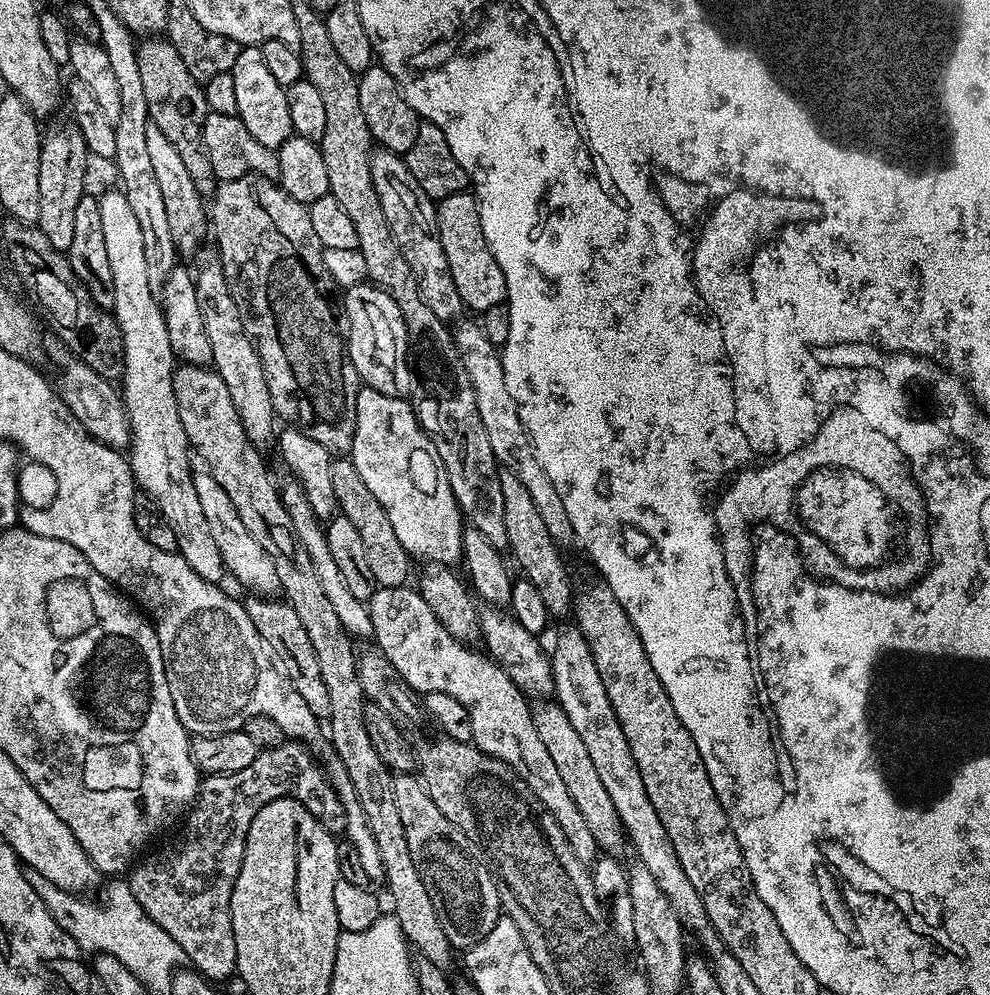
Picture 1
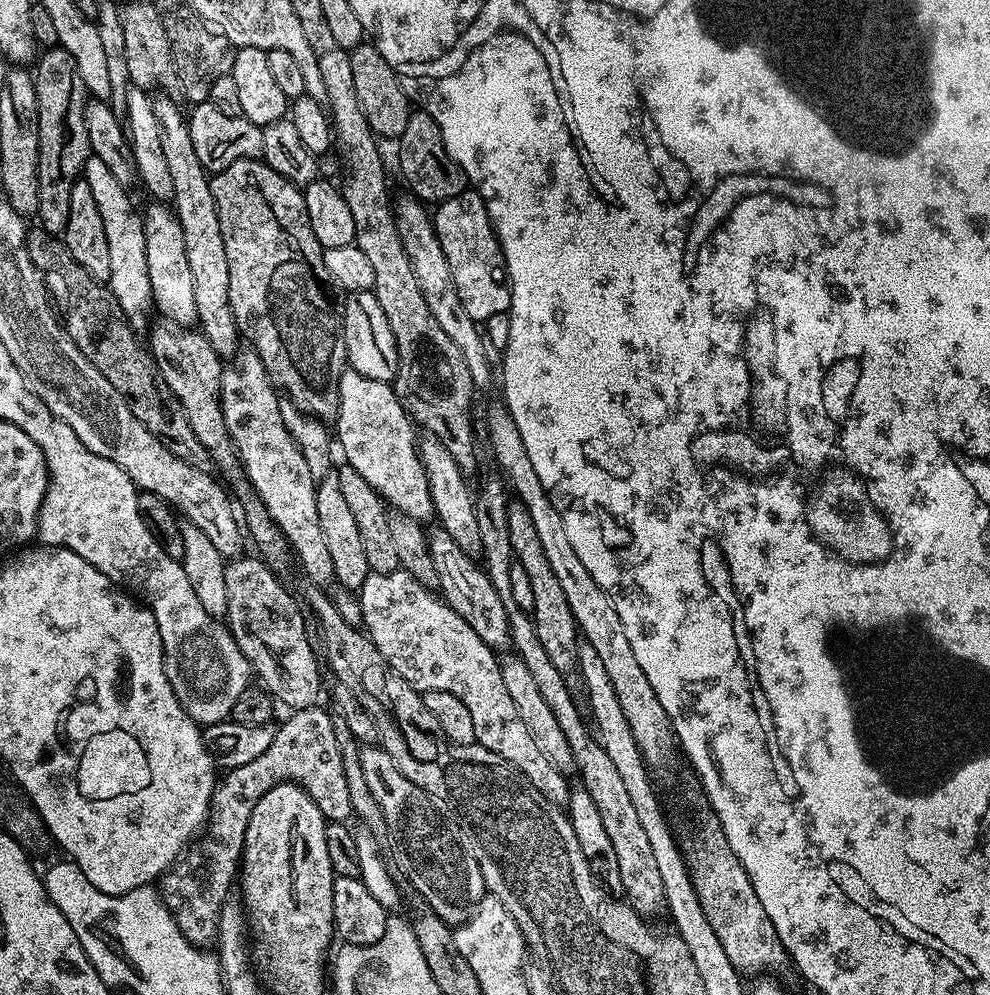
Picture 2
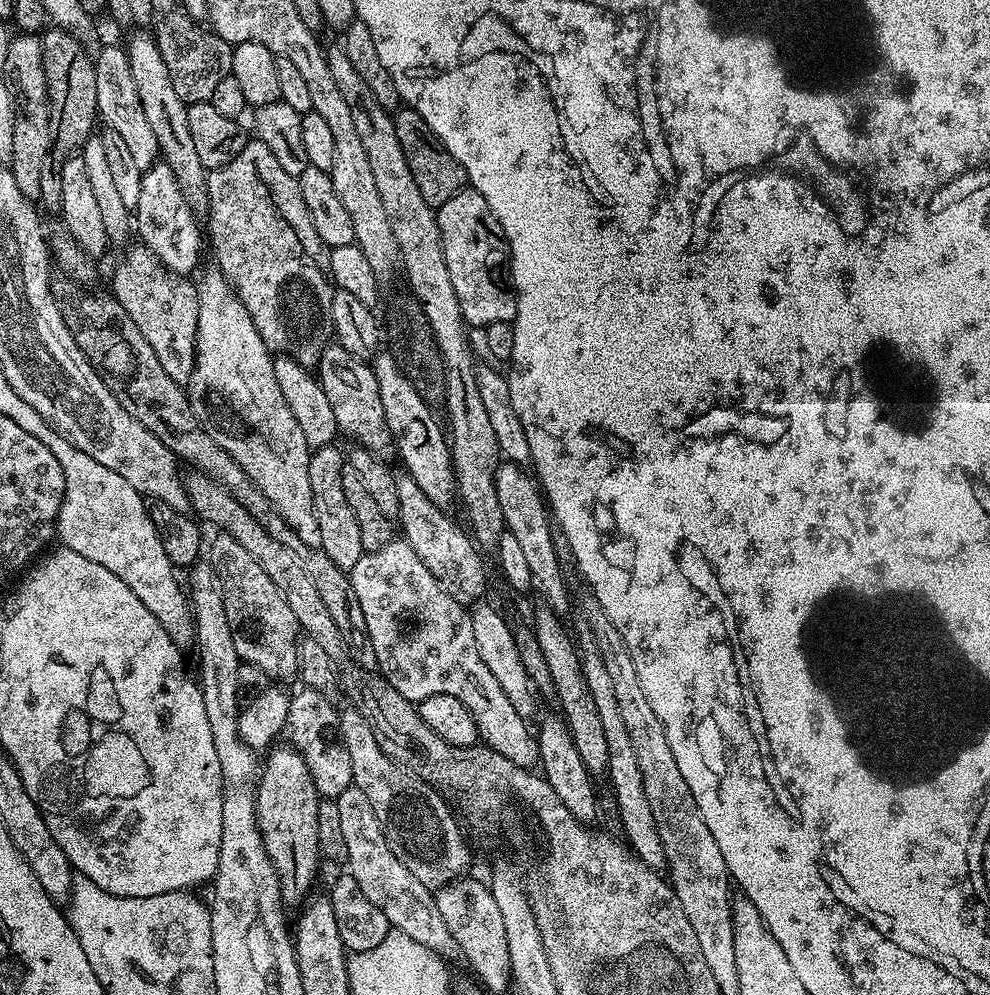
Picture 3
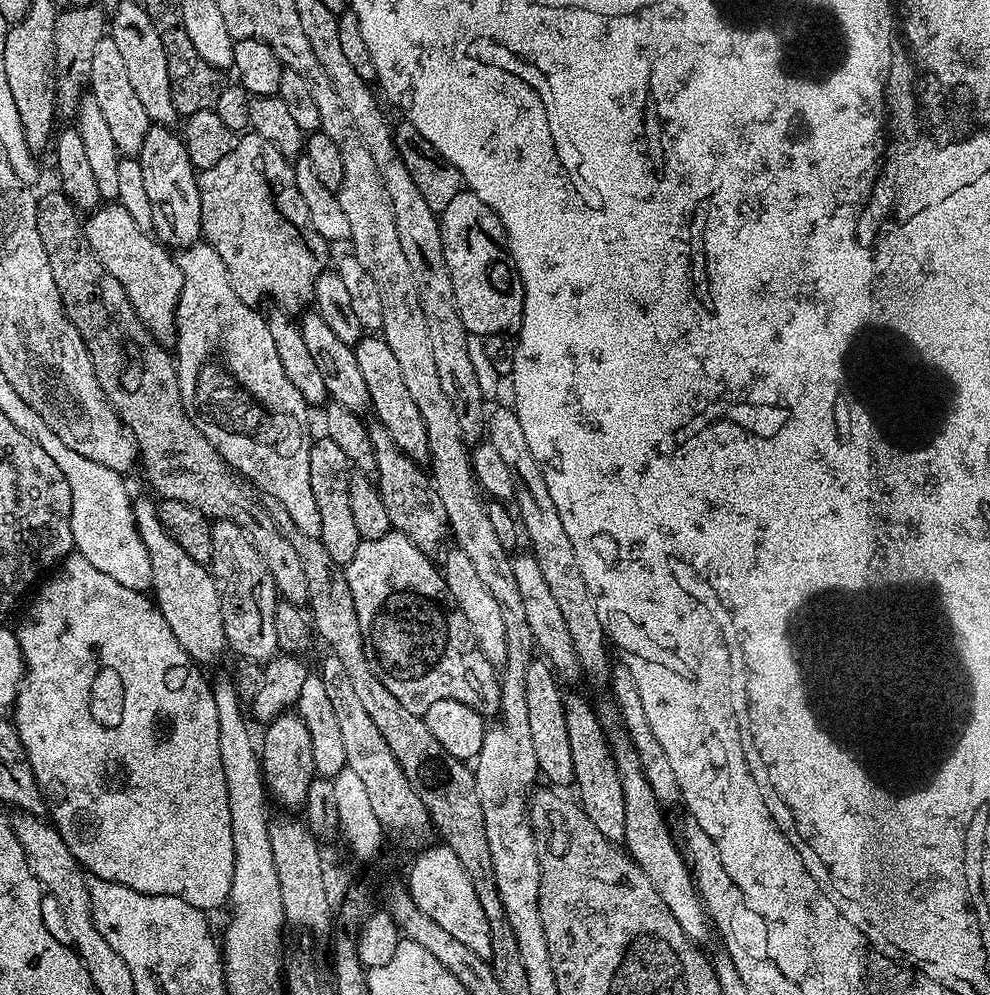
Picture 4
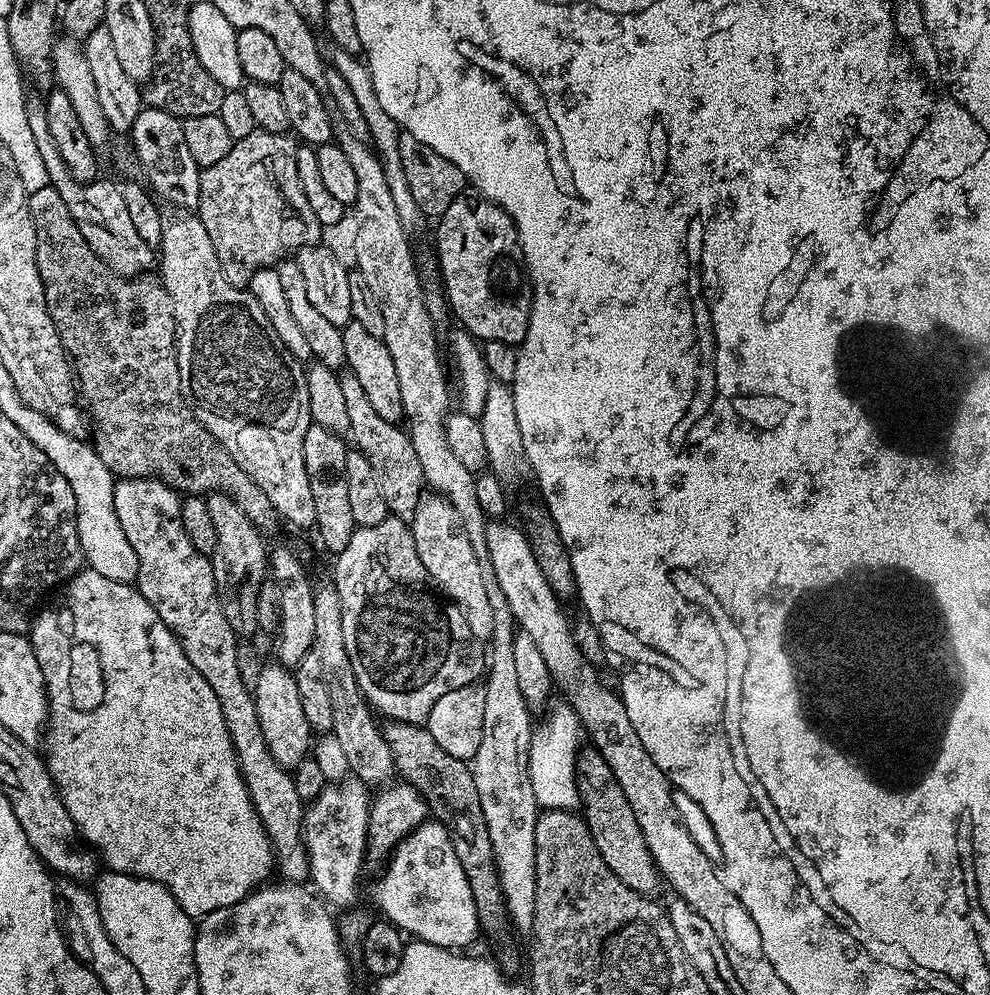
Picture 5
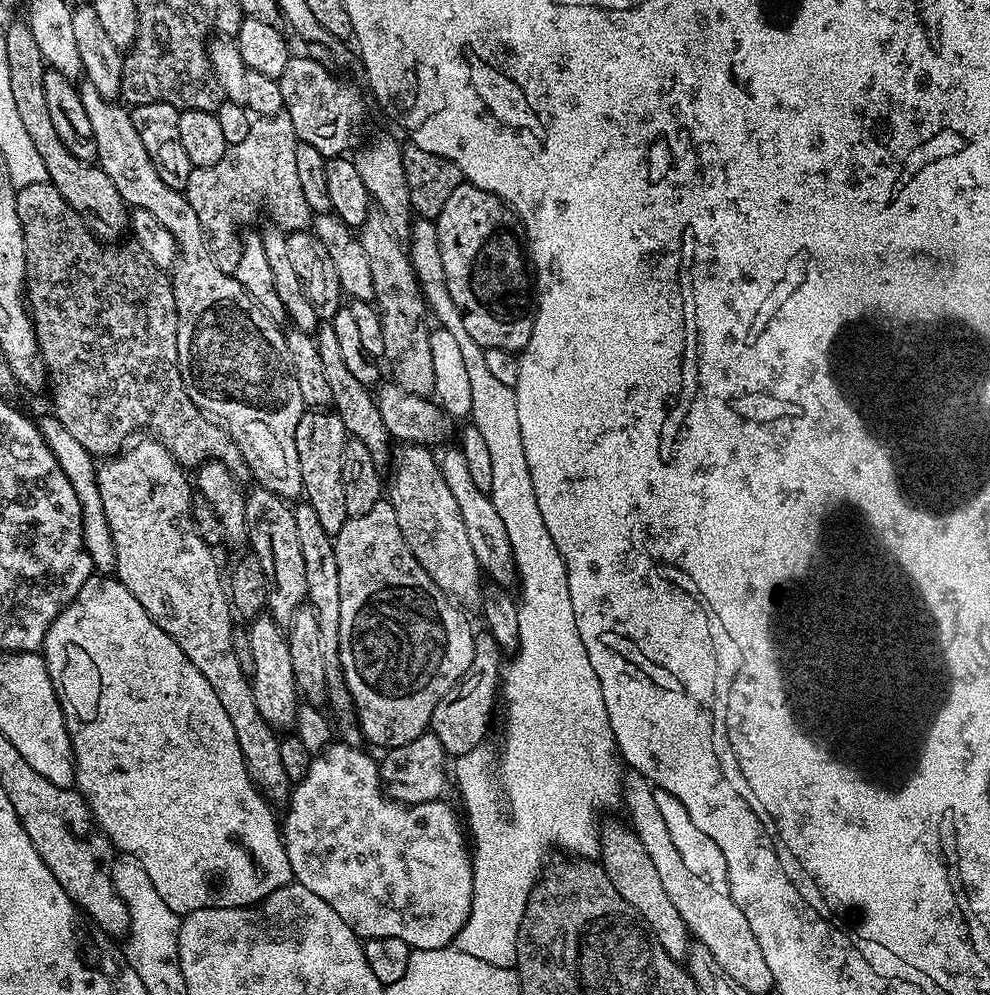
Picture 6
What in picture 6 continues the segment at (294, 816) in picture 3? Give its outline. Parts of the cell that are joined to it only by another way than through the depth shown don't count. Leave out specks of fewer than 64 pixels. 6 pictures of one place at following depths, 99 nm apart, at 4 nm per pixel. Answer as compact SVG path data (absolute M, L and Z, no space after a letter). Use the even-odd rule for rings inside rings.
M261 614L247 625L250 650L254 654L254 670L250 673L254 702L270 727L291 729L296 723L296 712L302 704L296 690L294 665L290 663L290 646L285 629L270 614Z

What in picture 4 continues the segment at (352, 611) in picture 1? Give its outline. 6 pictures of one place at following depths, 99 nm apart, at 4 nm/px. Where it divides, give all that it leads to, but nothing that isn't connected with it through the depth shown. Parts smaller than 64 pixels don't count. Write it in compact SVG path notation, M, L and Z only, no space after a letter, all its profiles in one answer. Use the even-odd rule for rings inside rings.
M197 242L191 244L190 247L183 249L179 253L178 259L184 285L182 286L180 301L176 307L174 359L176 362L176 373L178 374L180 397L186 414L192 419L198 431L215 446L218 454L228 463L229 468L239 473L253 489L261 488L259 491L263 495L270 498L278 498L278 502L282 502L282 507L290 513L290 518L294 518L294 523L298 526L298 530L302 530L302 534L320 537L322 534L322 521L318 515L318 506L314 502L314 490L310 486L310 450L314 439L313 433L308 433L307 420L310 405L304 401L302 394L298 394L298 386L294 386L294 382L290 382L290 378L286 378L286 370L282 370L282 358L278 358L278 346L274 346L274 338L270 334L270 326L265 313L260 313L261 309L259 307L242 302L242 298L238 298L238 294L234 294L234 286L230 286L228 271L222 262L222 258L218 258L218 250L214 250L208 243Z

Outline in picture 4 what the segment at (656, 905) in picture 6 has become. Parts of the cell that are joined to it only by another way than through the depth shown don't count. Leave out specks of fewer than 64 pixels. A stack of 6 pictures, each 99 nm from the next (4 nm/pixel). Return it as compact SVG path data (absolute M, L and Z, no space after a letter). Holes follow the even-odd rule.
M568 692L564 698L566 710L566 730L570 734L570 754L574 754L575 795L586 818L598 826L598 831L613 842L623 841L625 833L625 799L622 792L622 781L615 766L611 744L604 731L597 711L588 705L587 700L576 692Z

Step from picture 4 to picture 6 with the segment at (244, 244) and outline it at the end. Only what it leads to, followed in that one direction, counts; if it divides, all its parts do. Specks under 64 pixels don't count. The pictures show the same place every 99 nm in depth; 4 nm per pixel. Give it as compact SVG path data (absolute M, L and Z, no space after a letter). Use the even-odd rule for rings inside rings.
M285 112L273 116L258 116L253 119L250 134L246 134L242 142L228 145L226 159L215 166L193 168L188 185L182 191L187 196L190 206L194 206L194 214L198 214L198 222L202 222L204 236L208 240L208 249L212 251L214 262L218 262L223 272L235 273L240 257L240 233L245 226L251 225L248 223L256 212L256 204L261 204L268 211L268 216L272 219L269 221L285 234L303 232L313 223L312 207L302 195L302 185L298 182L298 165L294 162L297 143L294 122L290 122Z

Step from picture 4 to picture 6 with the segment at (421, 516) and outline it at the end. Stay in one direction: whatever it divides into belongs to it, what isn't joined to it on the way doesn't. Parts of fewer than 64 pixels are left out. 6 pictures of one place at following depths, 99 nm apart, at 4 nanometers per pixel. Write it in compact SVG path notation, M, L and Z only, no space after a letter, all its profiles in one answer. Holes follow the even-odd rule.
M331 322L321 323L317 327L314 337L319 357L322 358L323 371L326 373L327 383L330 386L331 403L334 405L336 413L342 418L342 426L346 426L349 437L361 440L365 444L366 450L370 450L370 458L374 458L376 465L384 466L384 463L387 460L389 463L390 460L390 448L388 452L390 437L386 430L386 422L382 422L382 414L378 414L375 395L370 391L369 385L358 382L358 378L354 378L354 374L350 374L338 342L338 334L334 334L334 326Z

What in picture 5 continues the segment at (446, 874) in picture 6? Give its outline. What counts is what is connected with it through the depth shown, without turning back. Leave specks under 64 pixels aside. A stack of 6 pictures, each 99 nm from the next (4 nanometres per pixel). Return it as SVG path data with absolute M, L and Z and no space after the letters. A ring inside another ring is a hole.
M355 778L329 783L304 809L304 845L311 883L329 905L337 904L340 910L351 909L360 892L360 871L366 865L369 809L369 789ZM431 818L425 820L396 847L386 867L384 877L376 884L376 904L383 919L409 937L425 940L434 946L464 950L467 944L475 942L480 932L478 910L474 906L474 894L470 894L470 882L466 882L462 862L458 862L458 854L454 854L452 833L446 825Z

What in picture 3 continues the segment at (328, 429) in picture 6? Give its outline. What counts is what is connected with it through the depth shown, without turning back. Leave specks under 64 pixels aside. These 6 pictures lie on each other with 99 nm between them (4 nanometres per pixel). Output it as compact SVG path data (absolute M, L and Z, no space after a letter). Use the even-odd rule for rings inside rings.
M335 443L327 444L315 449L309 455L308 469L310 470L310 494L312 495L312 505L314 506L314 518L318 518L318 530L322 533L320 551L334 562L334 566L341 568L343 572L351 573L354 566L358 566L358 558L364 556L365 550L362 546L362 537L358 534L358 522L354 519L354 510L350 510L350 502L346 502L346 494L342 491L342 470L346 463L346 456L336 449Z

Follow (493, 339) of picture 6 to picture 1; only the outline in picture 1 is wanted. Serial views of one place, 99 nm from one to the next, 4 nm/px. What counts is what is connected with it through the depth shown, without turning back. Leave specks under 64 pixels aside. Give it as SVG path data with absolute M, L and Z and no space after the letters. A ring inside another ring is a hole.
M465 190L439 201L436 204L436 221L442 250L446 250L446 262L450 262L450 274L454 278L454 286L458 286L458 298L465 309L469 313L476 312L472 314L482 314L490 310L490 306L505 303L508 298L506 278L502 274L502 266L498 266L494 254L490 254L486 234L482 234L482 218L475 195Z

